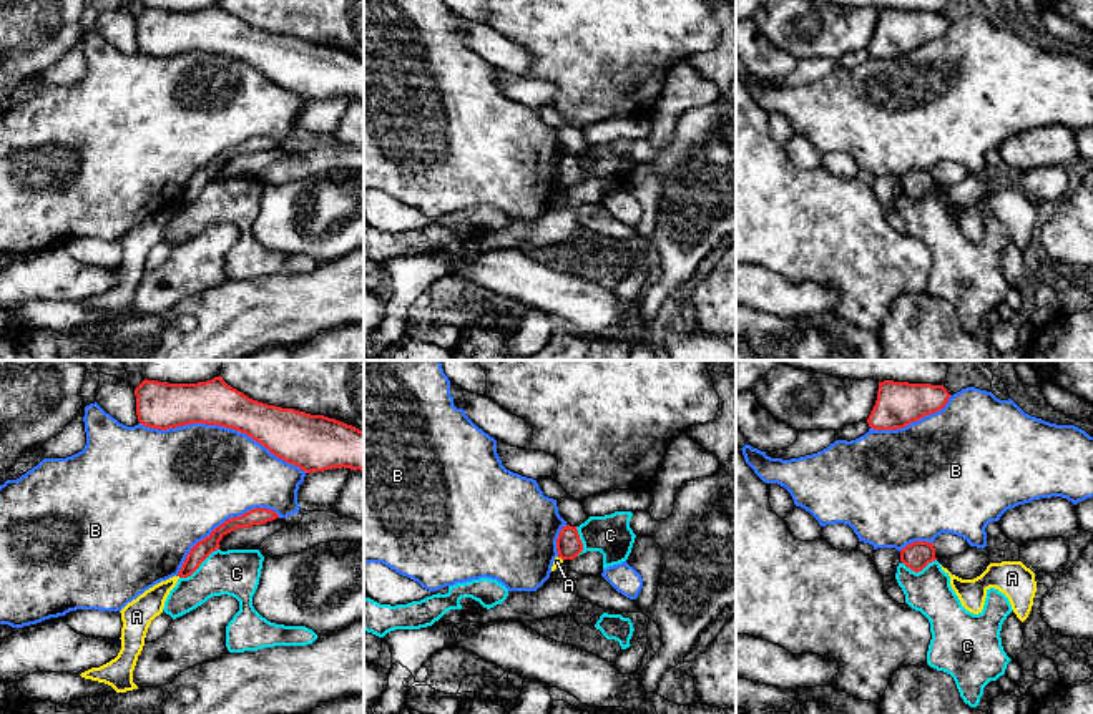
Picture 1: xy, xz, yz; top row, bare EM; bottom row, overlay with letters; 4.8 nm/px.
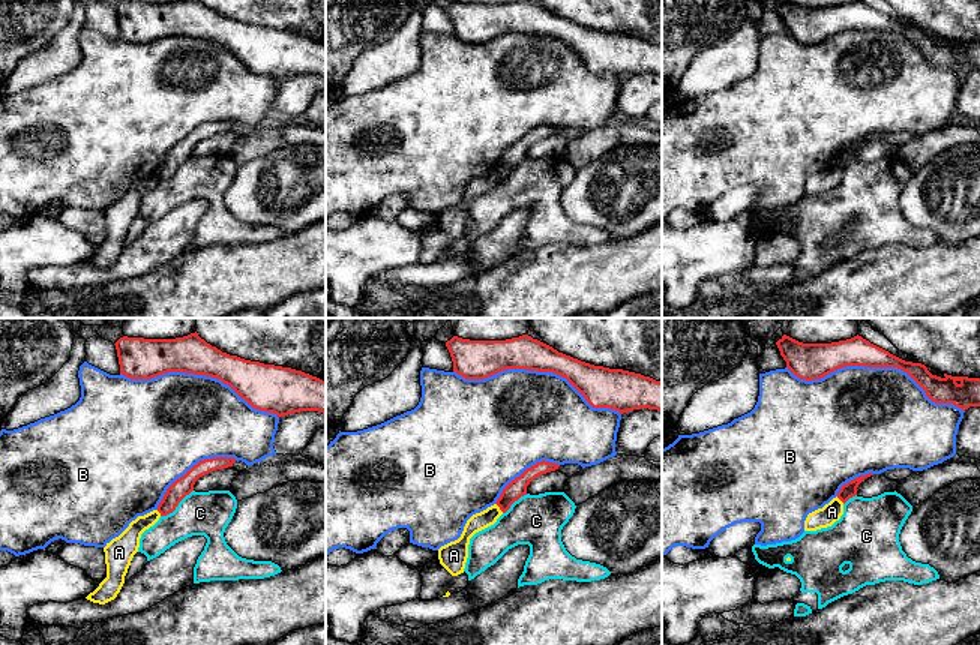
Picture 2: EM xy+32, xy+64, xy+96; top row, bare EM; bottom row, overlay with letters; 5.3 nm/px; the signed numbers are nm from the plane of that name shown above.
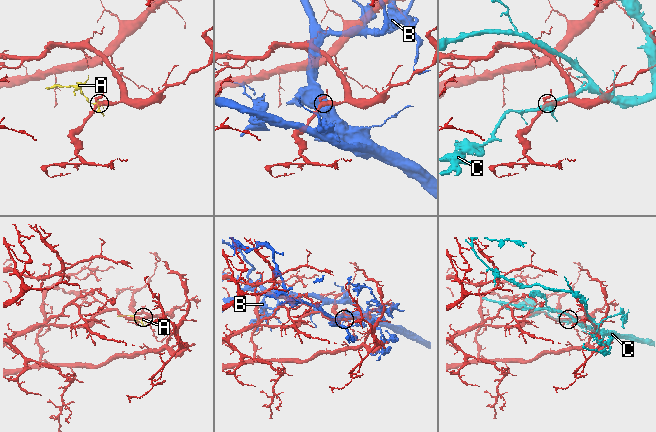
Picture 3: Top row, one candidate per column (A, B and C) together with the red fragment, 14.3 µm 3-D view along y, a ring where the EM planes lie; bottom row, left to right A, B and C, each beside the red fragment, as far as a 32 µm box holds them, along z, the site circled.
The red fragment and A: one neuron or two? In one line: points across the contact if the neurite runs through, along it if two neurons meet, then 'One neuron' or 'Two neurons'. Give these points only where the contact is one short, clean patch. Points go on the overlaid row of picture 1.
Boundary: xz (557, 557), (562, 560). Two neurons

